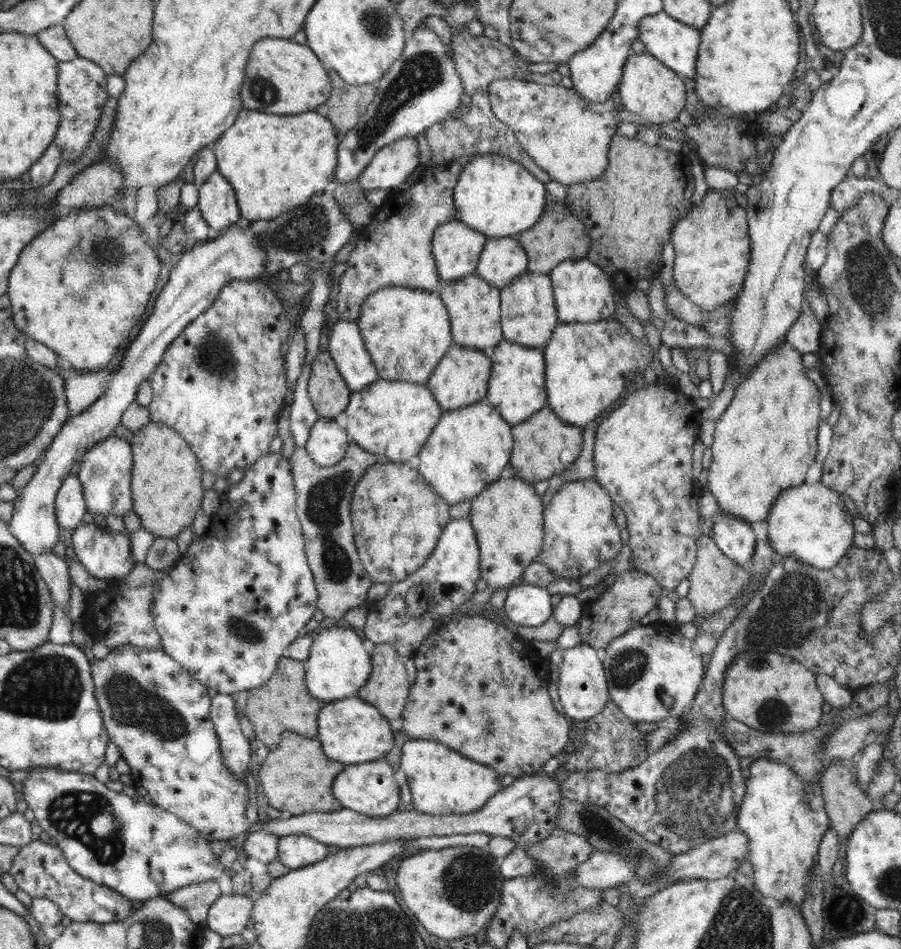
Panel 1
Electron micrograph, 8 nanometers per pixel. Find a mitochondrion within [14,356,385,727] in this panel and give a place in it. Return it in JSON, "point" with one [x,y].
{"point":[322,507]}

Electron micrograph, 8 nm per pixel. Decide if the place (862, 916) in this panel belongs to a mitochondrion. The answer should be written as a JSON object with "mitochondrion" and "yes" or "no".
{"mitochondrion":"yes"}

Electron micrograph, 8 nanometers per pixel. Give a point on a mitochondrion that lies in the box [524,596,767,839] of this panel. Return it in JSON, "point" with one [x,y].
{"point":[627,666]}

